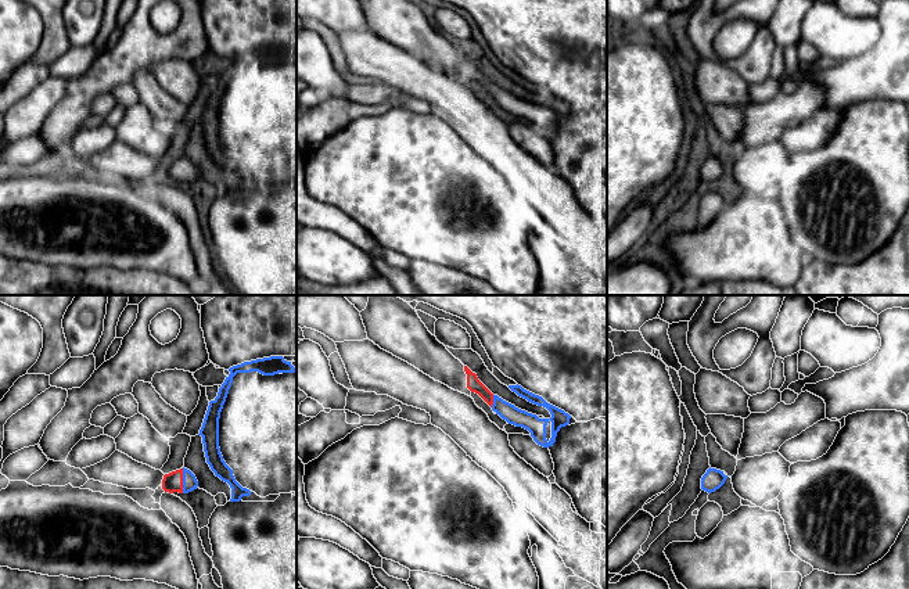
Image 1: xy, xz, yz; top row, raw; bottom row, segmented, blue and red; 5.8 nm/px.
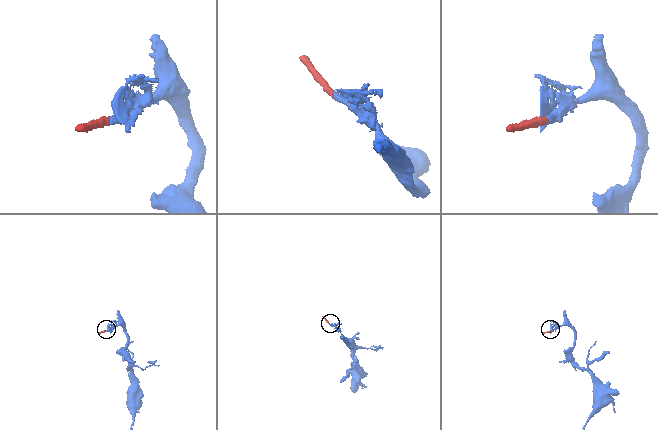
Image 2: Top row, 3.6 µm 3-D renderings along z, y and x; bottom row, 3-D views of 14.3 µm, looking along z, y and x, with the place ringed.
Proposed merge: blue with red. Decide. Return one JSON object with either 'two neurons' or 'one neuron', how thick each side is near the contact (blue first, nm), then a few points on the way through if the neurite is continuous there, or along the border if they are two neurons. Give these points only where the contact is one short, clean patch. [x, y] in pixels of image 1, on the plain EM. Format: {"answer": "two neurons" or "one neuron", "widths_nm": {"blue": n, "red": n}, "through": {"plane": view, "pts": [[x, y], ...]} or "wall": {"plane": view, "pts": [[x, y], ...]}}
{"answer": "one neuron", "widths_nm": {"blue": 90, "red": 110}}

